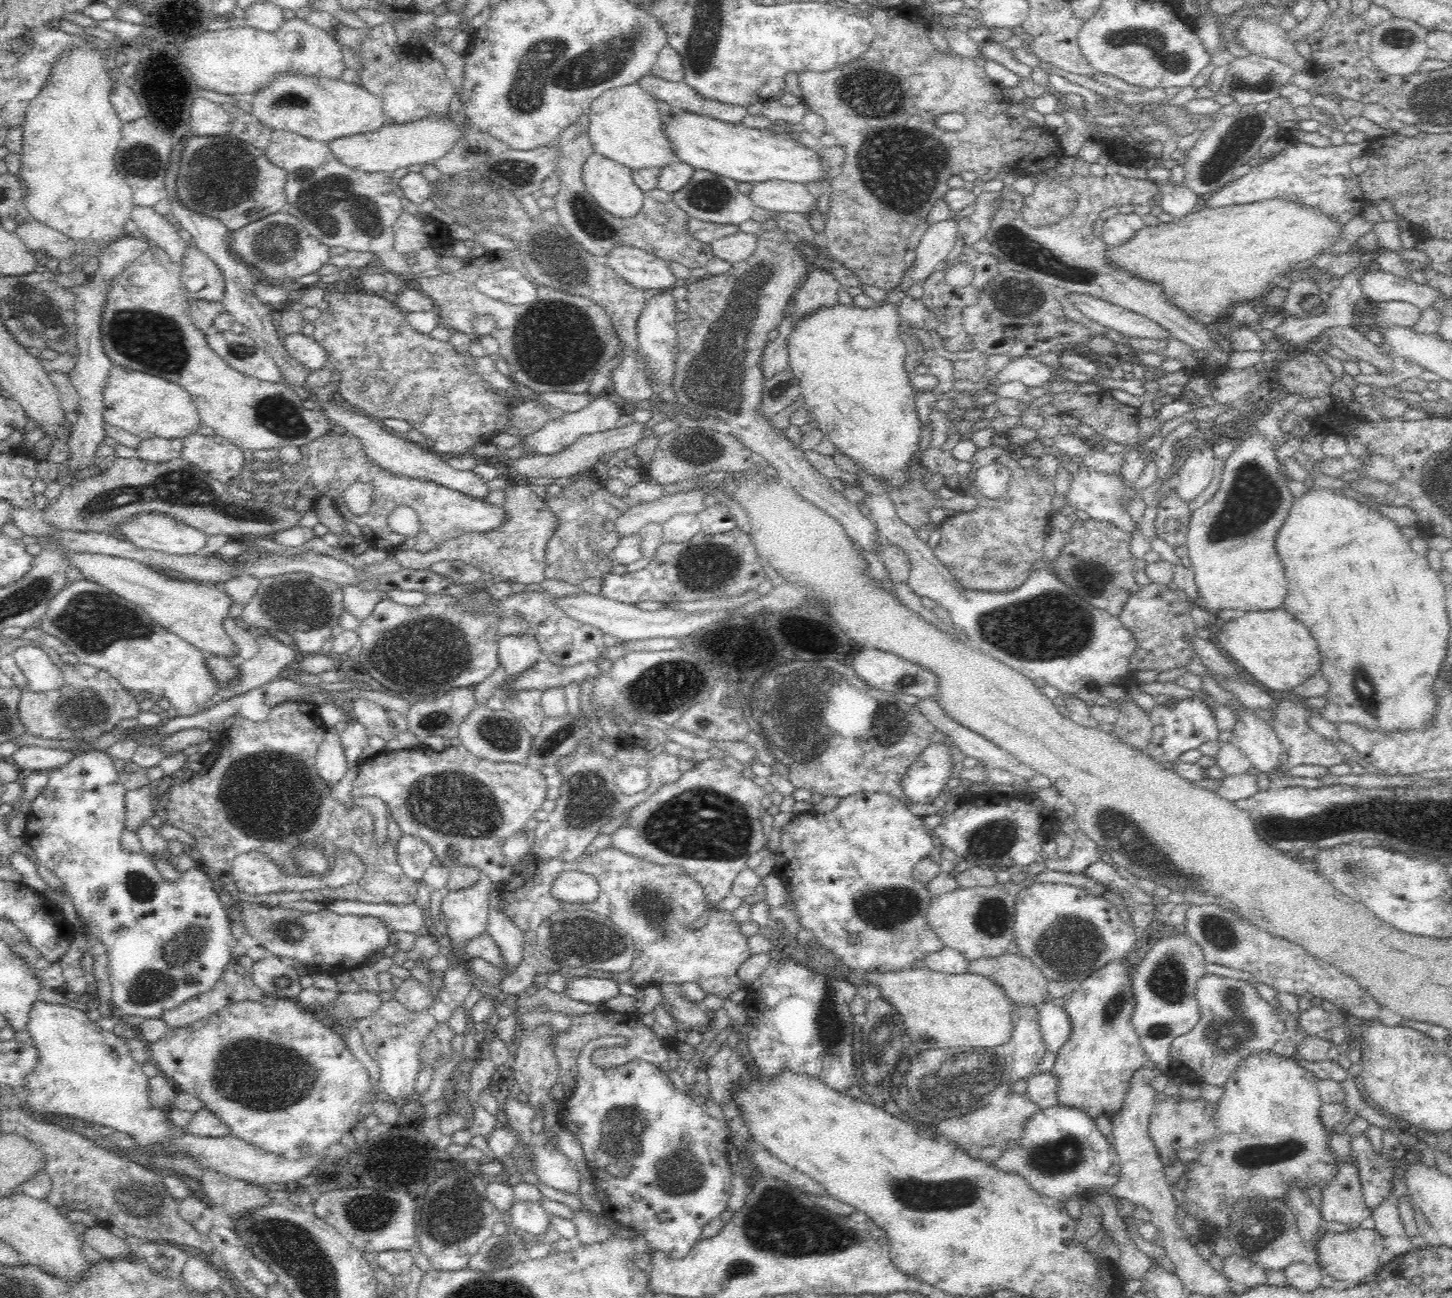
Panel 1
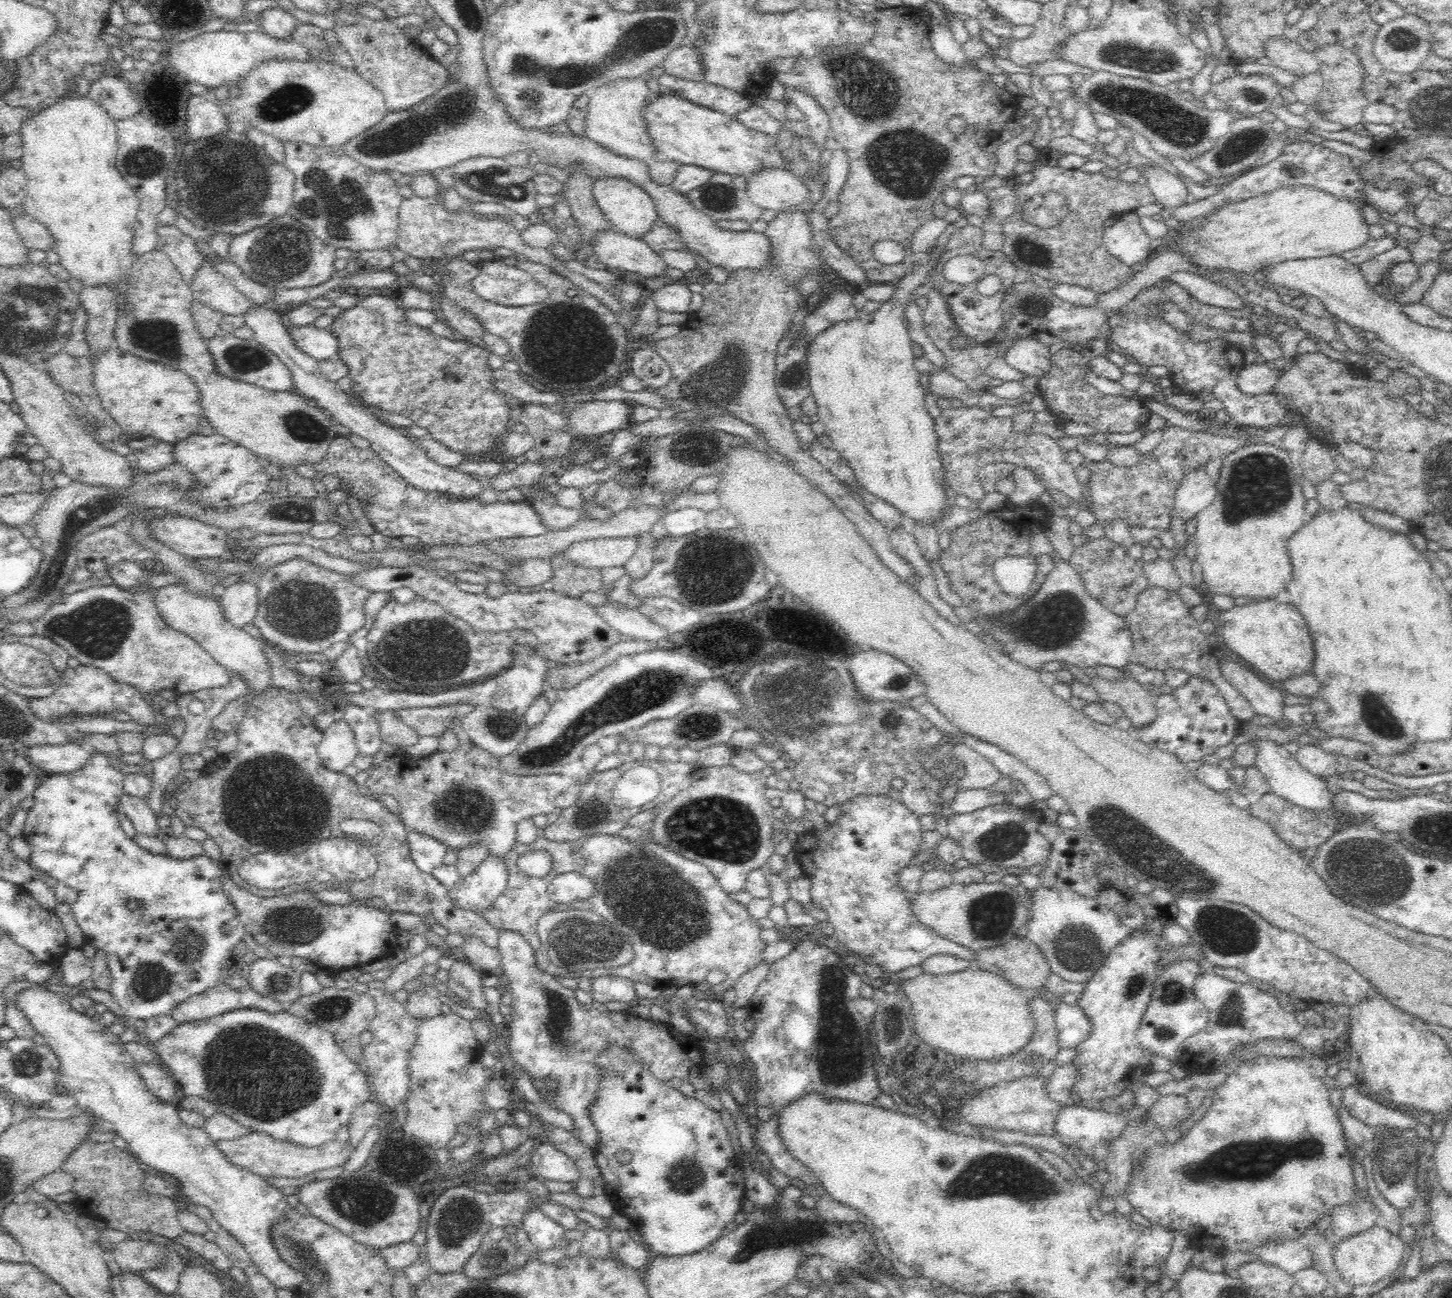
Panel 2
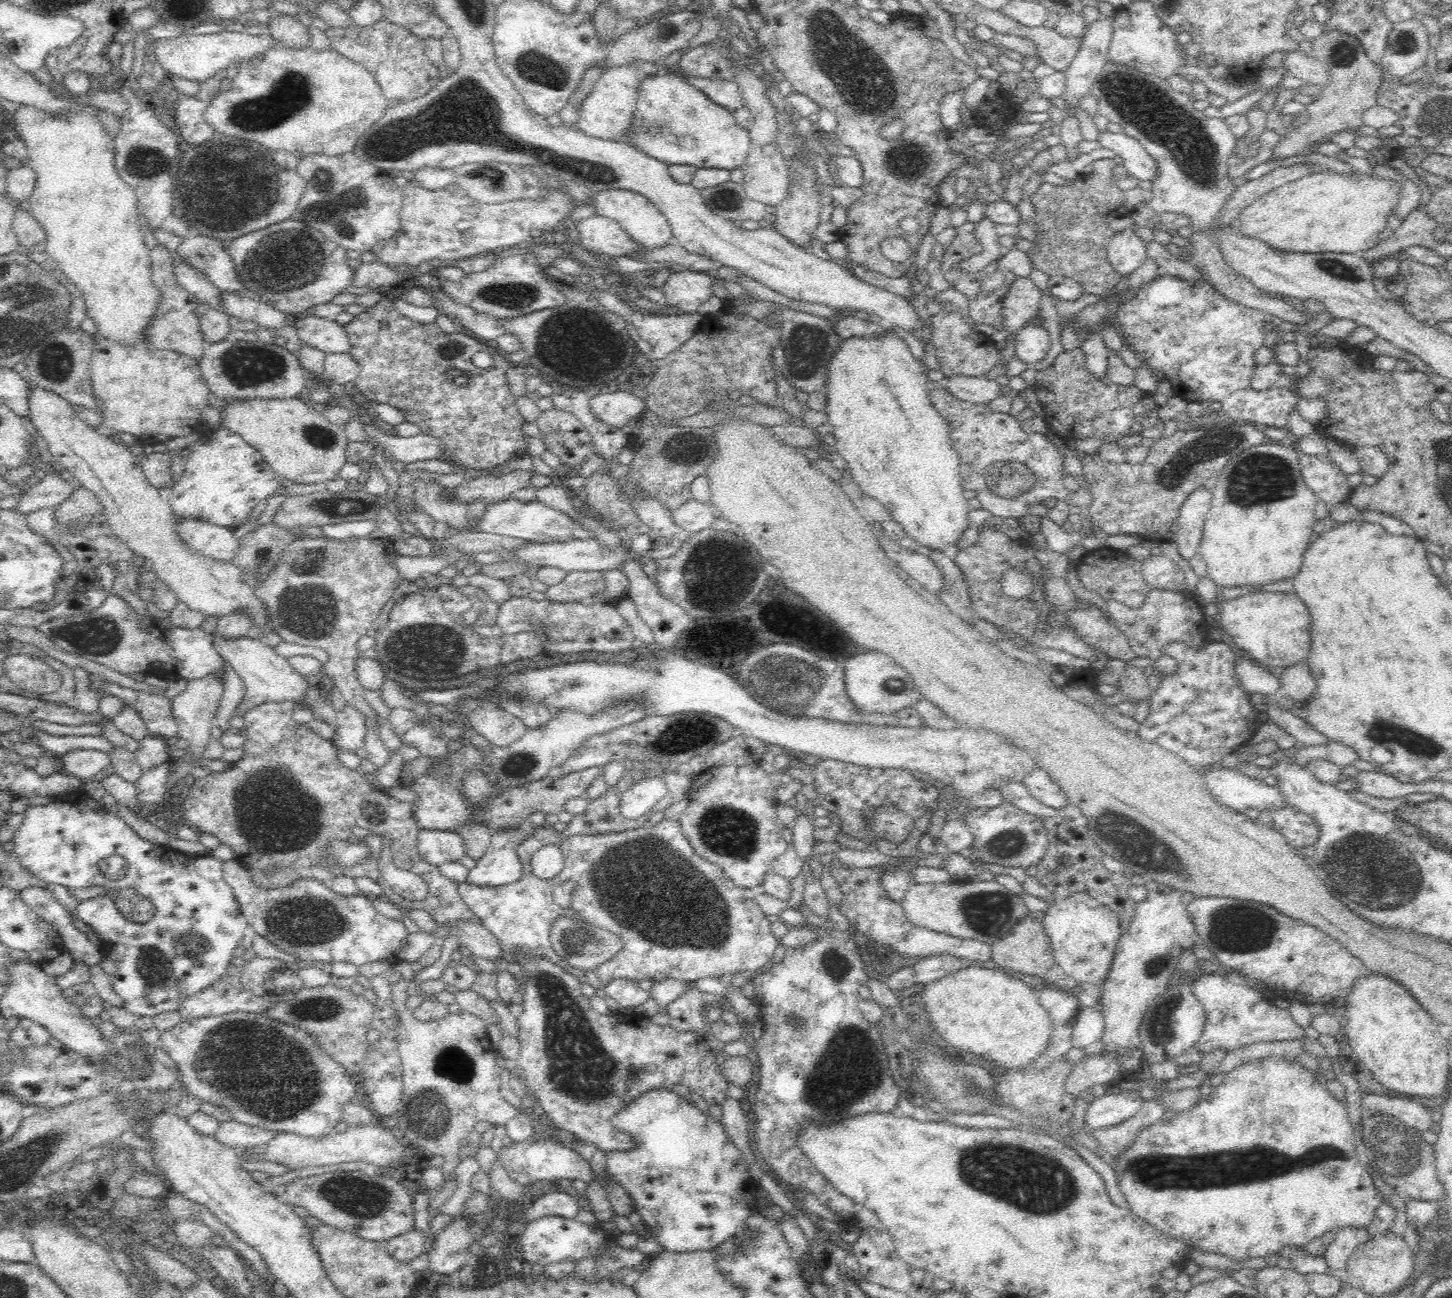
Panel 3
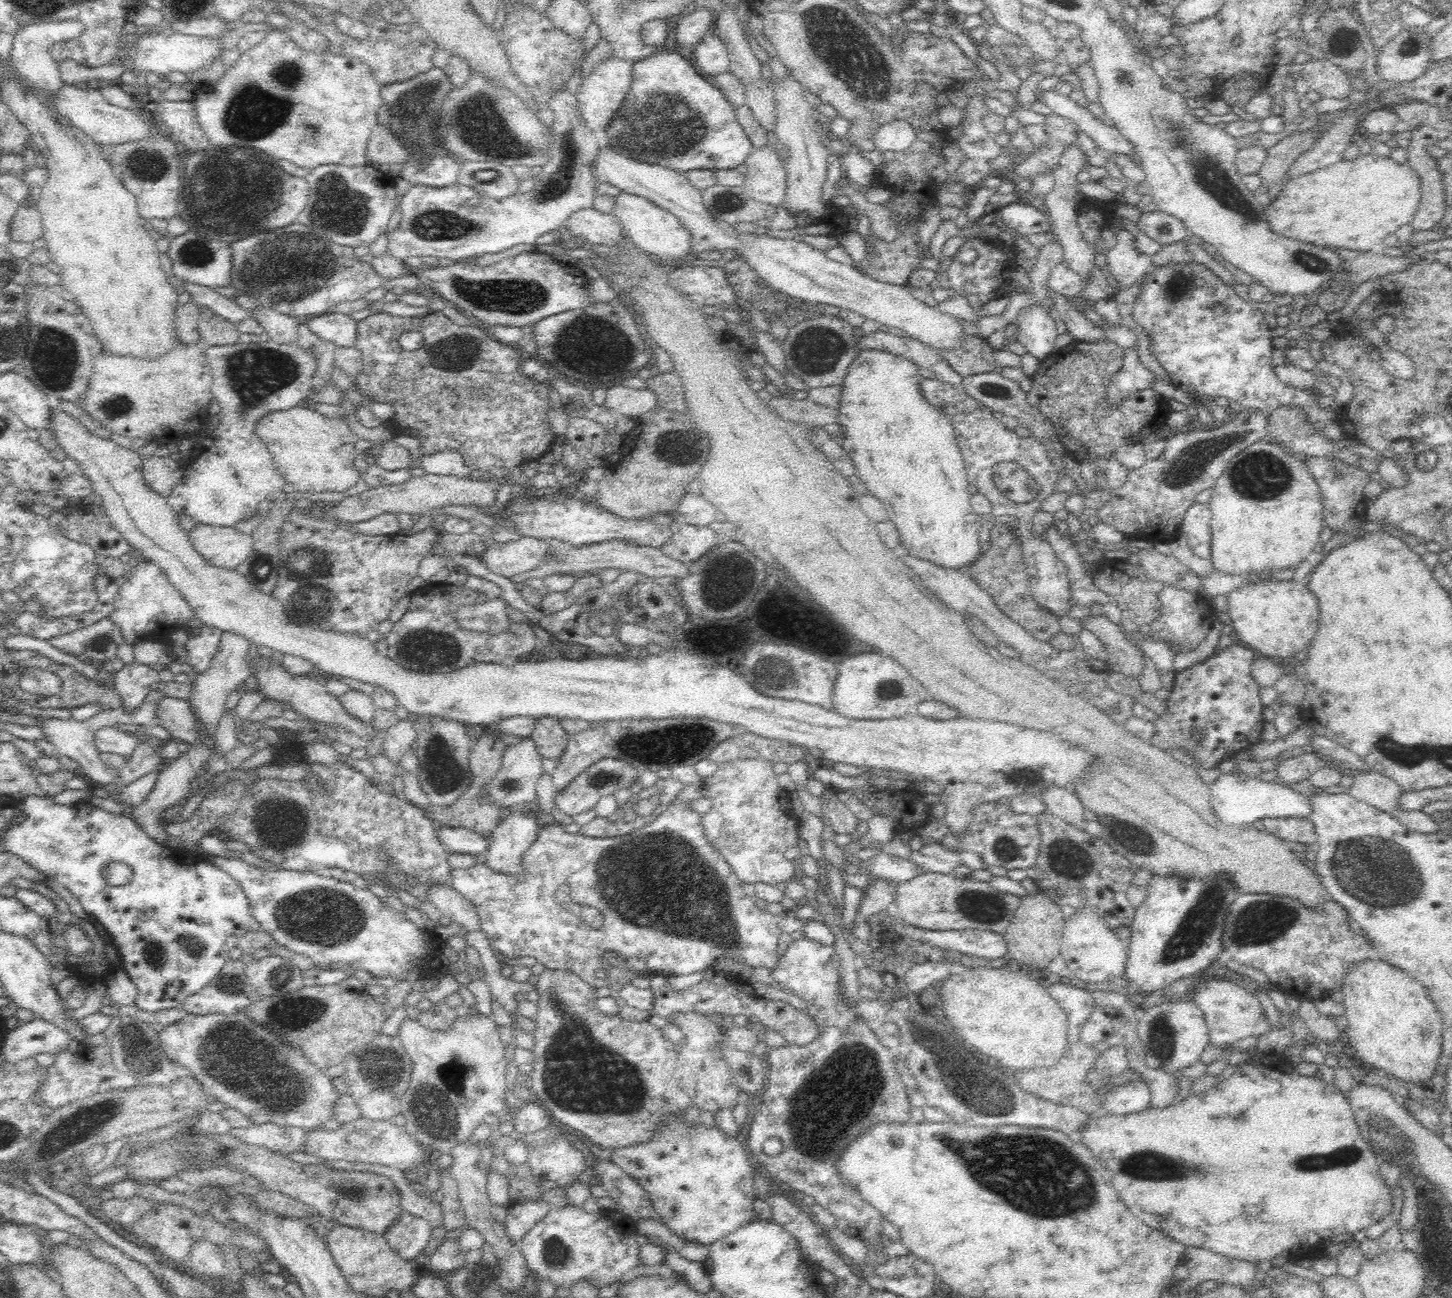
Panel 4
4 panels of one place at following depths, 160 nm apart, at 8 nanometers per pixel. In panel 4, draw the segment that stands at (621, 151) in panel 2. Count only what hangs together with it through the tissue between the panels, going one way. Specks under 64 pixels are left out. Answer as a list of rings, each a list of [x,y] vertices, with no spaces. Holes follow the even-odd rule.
[[[610,56],[610,58],[604,58],[602,62],[596,62],[596,66],[592,66],[588,78],[582,80],[582,86],[578,88],[578,104],[580,104],[582,116],[586,118],[586,126],[588,128],[596,130],[596,128],[602,128],[602,126],[610,124],[610,118],[620,108],[624,96],[630,90],[632,66],[633,61]]]

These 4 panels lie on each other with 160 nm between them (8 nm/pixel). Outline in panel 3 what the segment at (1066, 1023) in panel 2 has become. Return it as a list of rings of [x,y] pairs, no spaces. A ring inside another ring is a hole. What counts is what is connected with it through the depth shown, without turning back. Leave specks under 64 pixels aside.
[[[1082,1006],[1073,1022],[1072,1044],[1076,1048],[1085,1049],[1101,1040],[1104,1031],[1105,1020],[1100,1007]]]

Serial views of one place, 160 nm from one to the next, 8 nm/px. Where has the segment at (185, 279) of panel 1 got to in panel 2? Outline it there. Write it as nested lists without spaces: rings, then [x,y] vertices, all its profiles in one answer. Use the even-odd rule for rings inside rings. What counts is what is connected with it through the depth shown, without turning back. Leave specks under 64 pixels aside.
[[[208,262],[201,265],[190,291],[194,299],[208,305],[224,316],[244,316],[258,307],[271,307],[255,302],[241,294],[224,276],[220,275]]]

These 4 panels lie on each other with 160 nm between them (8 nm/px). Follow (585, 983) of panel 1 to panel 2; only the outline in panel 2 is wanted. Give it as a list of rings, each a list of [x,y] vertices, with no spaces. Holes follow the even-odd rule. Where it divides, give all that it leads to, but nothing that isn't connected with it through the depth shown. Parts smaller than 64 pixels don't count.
[[[612,975],[592,980],[591,995],[595,1002],[622,1002],[630,1007],[641,1002],[632,980]]]

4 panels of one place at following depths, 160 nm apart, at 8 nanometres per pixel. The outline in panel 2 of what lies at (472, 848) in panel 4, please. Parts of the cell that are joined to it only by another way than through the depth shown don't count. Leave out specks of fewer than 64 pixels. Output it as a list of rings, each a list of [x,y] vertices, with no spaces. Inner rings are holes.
[[[416,832],[408,833],[408,847],[412,860],[422,872],[432,872],[444,864],[444,857],[453,851],[450,847],[432,839],[426,834]]]

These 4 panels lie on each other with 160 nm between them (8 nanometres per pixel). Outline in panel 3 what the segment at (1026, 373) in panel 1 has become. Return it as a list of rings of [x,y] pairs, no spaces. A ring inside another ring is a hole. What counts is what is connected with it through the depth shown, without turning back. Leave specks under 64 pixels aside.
[[[1030,321],[1017,332],[1014,344],[1011,354],[1018,356],[1027,366],[1034,366],[1048,354],[1051,341],[1040,322]]]

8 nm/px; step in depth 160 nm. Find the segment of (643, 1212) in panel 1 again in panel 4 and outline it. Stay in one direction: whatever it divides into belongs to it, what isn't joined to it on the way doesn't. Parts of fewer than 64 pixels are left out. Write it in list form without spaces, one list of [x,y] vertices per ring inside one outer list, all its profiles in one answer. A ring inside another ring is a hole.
[[[682,1116],[670,1117],[652,1140],[612,1150],[612,1158],[608,1159],[640,1183],[652,1197],[654,1209],[660,1213],[663,1224],[684,1241],[711,1246],[715,1241],[728,1237],[734,1230],[755,1220],[755,1164],[742,1137],[724,1135],[718,1127],[706,1127],[702,1123],[690,1127]]]

